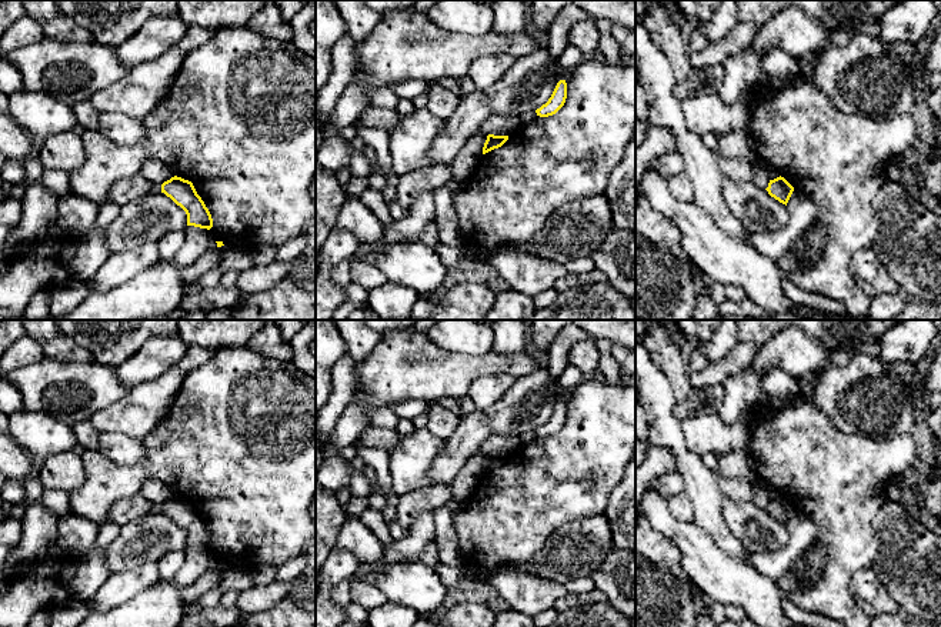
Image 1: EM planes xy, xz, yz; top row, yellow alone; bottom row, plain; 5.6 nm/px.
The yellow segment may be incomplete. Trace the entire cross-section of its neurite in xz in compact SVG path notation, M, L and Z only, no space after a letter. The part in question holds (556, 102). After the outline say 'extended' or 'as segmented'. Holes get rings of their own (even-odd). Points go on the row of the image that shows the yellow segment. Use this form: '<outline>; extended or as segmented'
M560 80L545 104L535 110L537 116L548 117L555 114L565 103L567 99L567 83Z; as segmented

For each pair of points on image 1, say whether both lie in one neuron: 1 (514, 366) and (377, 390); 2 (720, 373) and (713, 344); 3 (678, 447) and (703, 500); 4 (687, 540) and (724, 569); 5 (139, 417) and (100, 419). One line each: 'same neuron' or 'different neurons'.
1: same neuron
2: different neurons
3: same neuron
4: same neuron
5: same neuron

